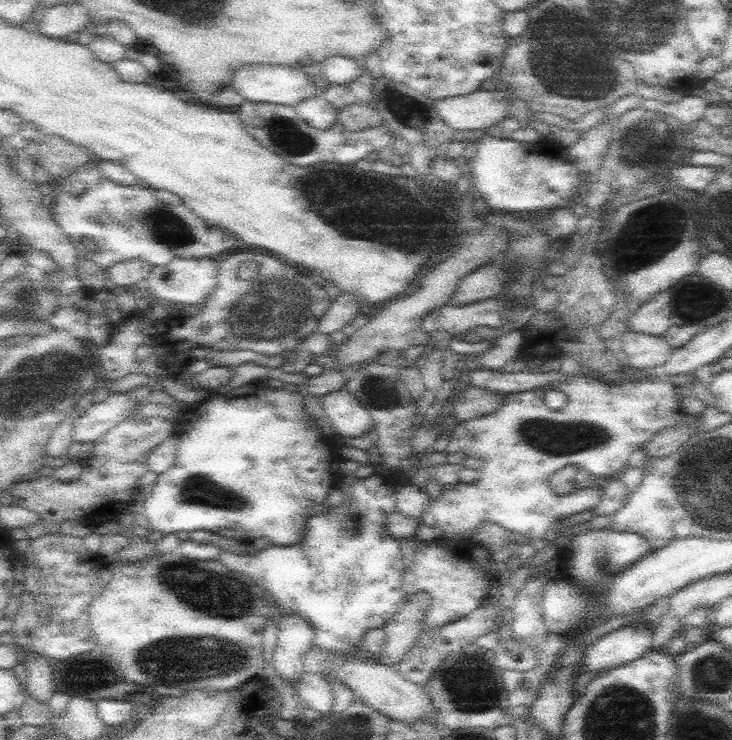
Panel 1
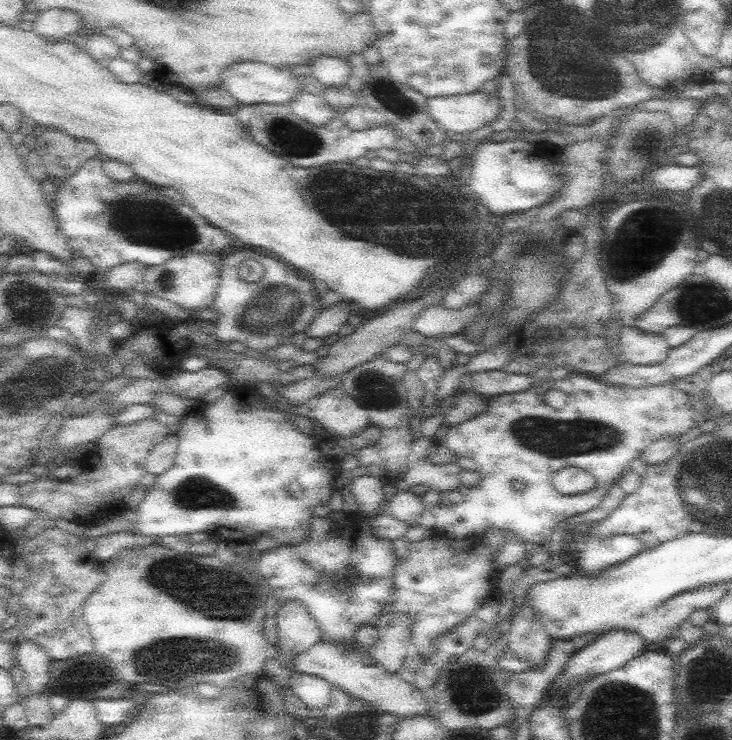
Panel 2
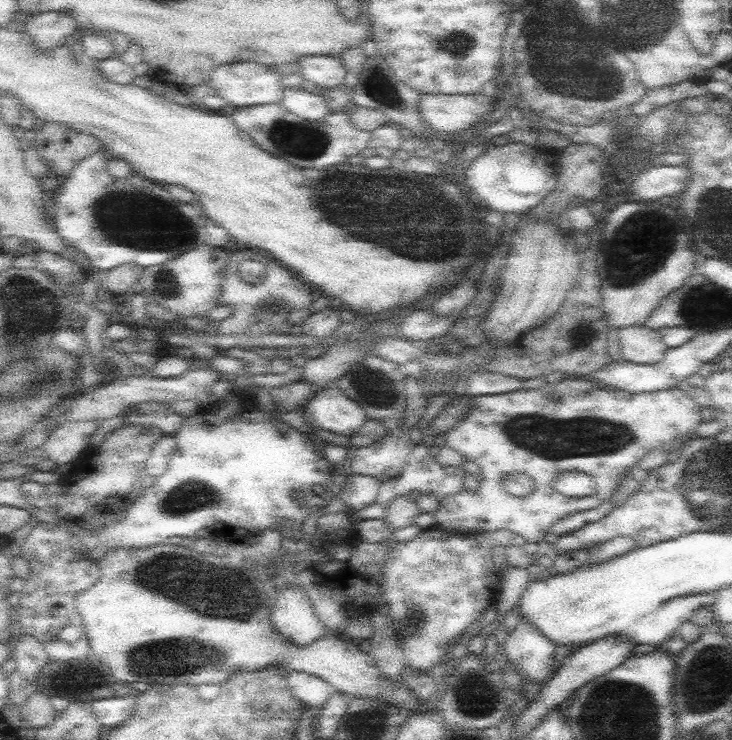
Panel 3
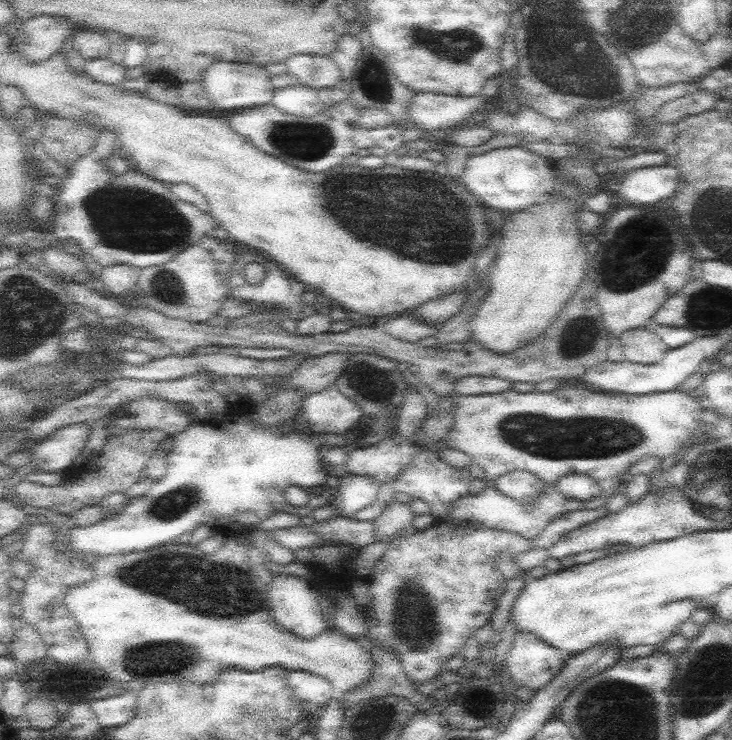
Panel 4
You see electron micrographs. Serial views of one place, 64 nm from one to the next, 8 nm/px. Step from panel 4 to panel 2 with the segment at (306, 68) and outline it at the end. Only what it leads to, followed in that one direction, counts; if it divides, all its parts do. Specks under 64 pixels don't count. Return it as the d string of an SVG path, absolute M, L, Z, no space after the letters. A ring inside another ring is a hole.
M319 56L305 64L309 70L301 70L303 74L313 76L317 82L321 82L327 88L339 88L349 80L351 66L343 58L331 58L331 56Z

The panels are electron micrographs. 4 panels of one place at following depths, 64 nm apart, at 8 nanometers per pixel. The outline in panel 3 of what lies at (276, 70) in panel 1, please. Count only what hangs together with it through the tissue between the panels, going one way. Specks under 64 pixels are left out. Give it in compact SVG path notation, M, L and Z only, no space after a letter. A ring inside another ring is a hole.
M237 62L237 64L219 64L213 74L209 86L225 100L229 106L237 108L257 108L263 104L277 104L281 102L281 96L285 88L281 86L281 74L275 72L275 68L257 64L257 62Z

